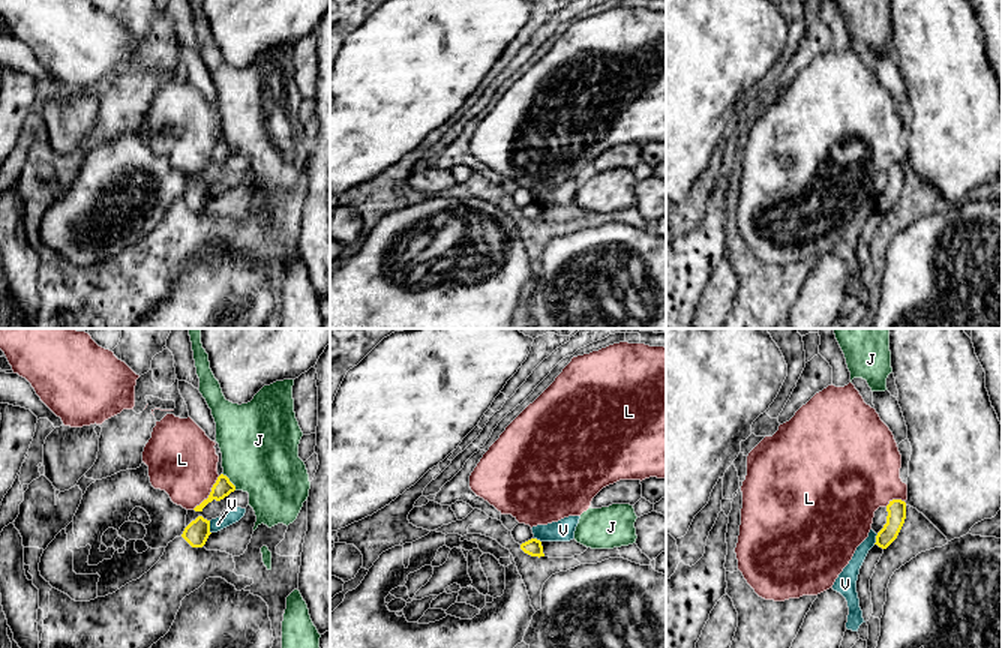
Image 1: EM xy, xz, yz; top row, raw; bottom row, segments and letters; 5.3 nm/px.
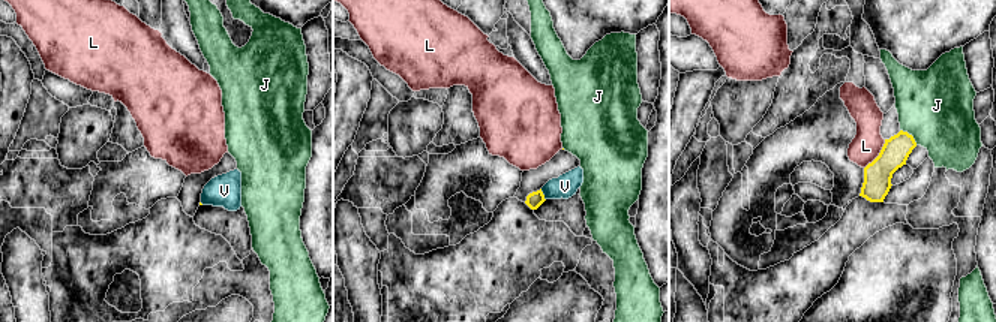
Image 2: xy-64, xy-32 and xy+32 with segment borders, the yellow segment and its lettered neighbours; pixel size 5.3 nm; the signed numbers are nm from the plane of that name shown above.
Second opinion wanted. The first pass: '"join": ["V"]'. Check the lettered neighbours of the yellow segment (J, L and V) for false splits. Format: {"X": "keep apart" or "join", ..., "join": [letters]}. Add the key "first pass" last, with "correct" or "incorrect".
{"J": "keep apart", "L": "keep apart", "V": "keep apart", "join": [], "first pass": "incorrect"}

